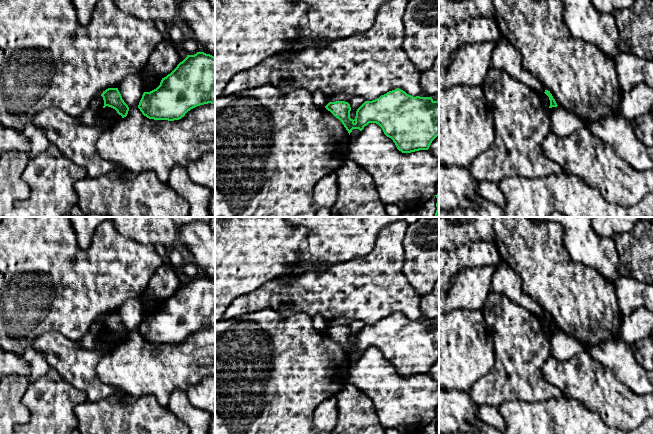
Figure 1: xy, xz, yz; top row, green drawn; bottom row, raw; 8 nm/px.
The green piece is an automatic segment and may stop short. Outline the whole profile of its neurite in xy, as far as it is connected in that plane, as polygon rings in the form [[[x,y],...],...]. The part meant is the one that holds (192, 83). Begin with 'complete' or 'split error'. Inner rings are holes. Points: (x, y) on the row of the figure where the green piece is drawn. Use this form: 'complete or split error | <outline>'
complete | [[[197,52],[180,62],[160,85],[144,92],[138,108],[154,120],[179,120],[191,109],[215,104],[215,57]]]

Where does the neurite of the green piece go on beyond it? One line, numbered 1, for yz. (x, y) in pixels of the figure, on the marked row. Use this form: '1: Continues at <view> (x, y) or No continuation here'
1: No continuation here

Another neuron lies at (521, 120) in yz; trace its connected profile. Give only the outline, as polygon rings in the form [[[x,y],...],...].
[[[493,67],[489,68],[481,88],[493,106],[495,137],[493,144],[469,165],[472,177],[479,182],[499,183],[511,177],[538,178],[564,173],[543,152],[542,142],[551,132],[550,109],[538,94],[505,70]]]

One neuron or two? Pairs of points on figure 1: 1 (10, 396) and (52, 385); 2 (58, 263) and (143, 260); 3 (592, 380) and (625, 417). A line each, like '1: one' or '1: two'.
1: two
2: one
3: one

